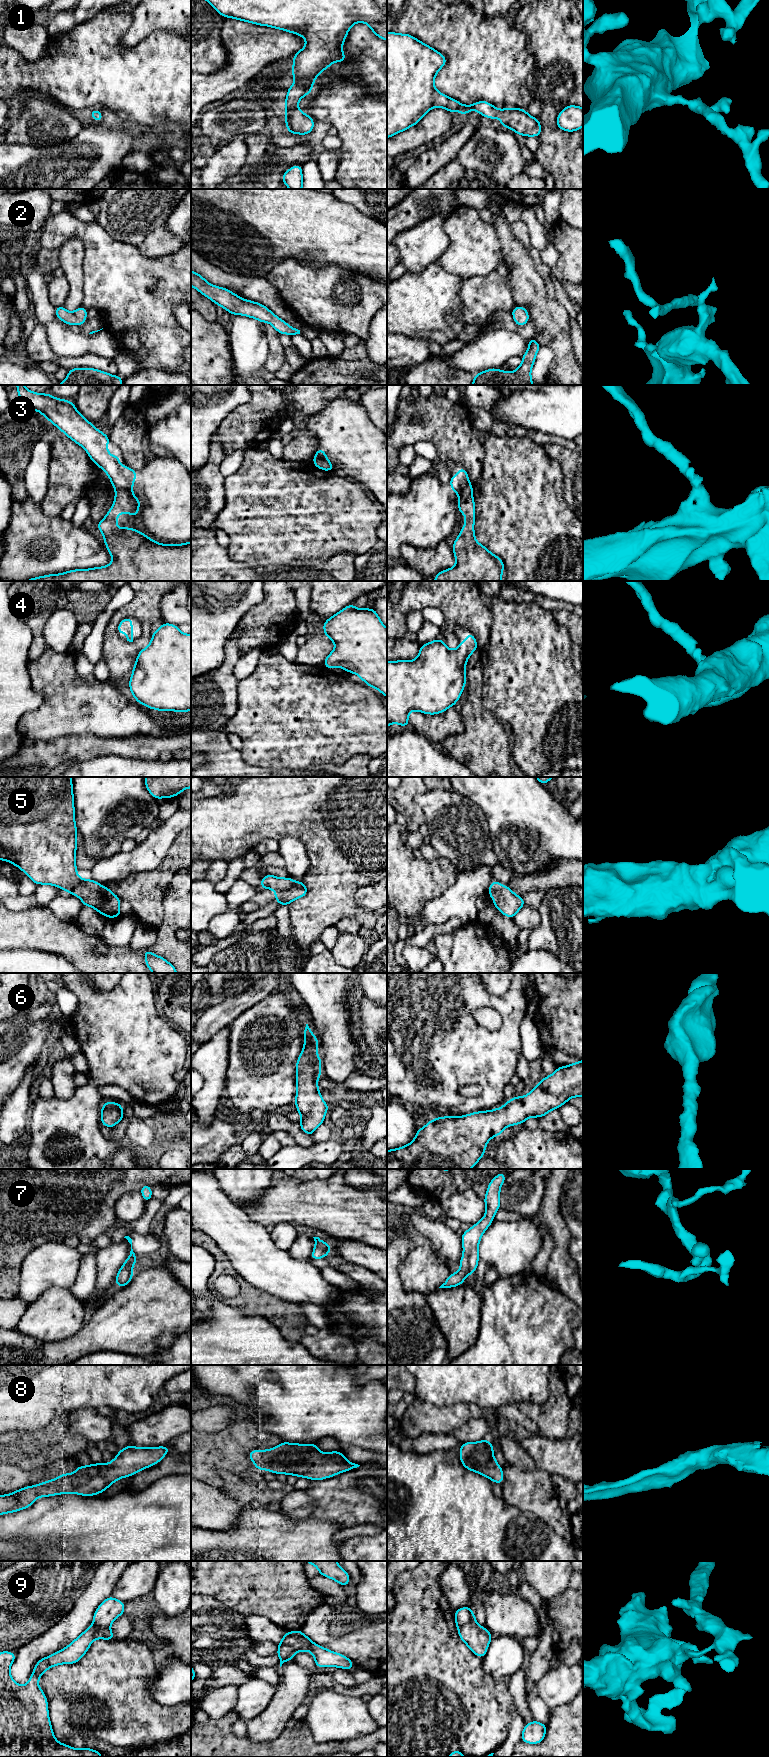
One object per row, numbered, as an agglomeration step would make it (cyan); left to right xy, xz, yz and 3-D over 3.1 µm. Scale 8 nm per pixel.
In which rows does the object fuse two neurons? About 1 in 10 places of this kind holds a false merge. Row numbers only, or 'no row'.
3, 9

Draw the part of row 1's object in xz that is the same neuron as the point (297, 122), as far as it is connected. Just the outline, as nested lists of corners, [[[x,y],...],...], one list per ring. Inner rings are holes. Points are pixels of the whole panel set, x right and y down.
[[[206,0],[224,18],[234,18],[261,26],[269,26],[302,36],[306,45],[291,59],[294,65],[290,69],[294,84],[287,89],[284,101],[284,118],[287,133],[299,135],[311,134],[315,120],[297,107],[302,97],[311,93],[314,81],[334,62],[344,62],[343,43],[348,31],[357,23],[369,25],[372,32],[387,41],[387,0]]]

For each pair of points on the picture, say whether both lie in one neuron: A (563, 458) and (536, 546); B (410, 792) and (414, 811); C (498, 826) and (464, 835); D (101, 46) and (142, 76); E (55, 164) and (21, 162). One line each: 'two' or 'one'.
A: two
B: one
C: two
D: one
E: one

